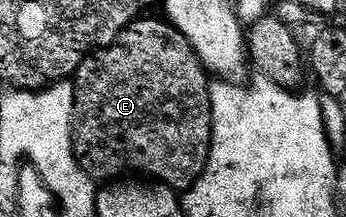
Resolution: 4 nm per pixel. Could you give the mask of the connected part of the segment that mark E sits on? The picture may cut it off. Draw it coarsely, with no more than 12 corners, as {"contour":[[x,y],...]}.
{"contour":[[139,17],[73,76],[76,161],[185,193],[210,159],[211,80]]}

